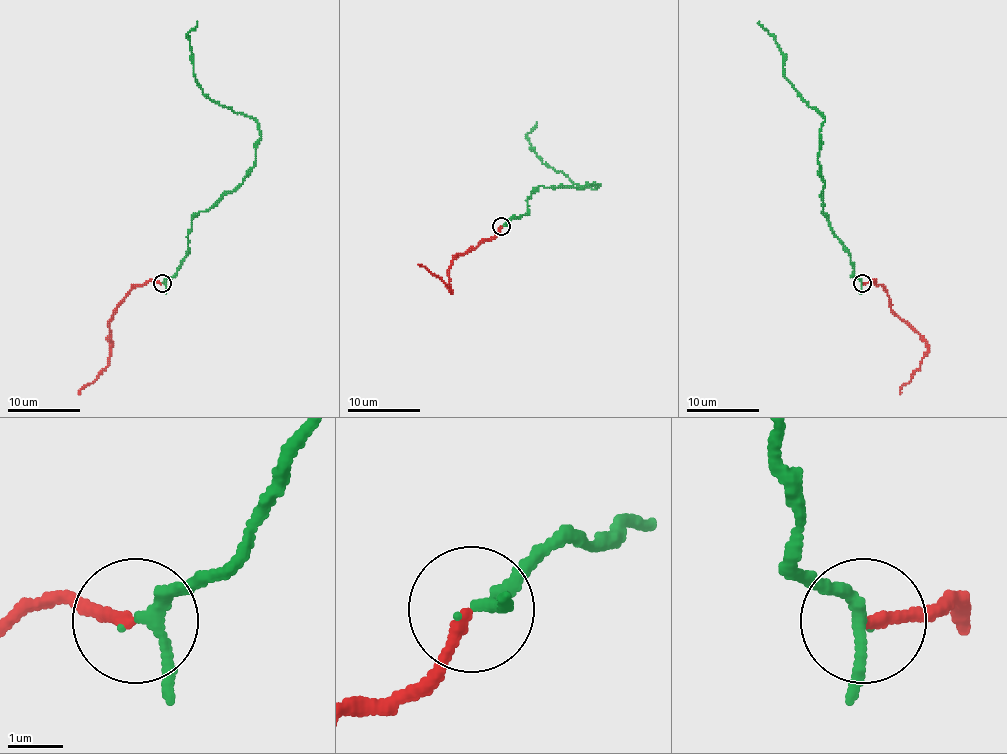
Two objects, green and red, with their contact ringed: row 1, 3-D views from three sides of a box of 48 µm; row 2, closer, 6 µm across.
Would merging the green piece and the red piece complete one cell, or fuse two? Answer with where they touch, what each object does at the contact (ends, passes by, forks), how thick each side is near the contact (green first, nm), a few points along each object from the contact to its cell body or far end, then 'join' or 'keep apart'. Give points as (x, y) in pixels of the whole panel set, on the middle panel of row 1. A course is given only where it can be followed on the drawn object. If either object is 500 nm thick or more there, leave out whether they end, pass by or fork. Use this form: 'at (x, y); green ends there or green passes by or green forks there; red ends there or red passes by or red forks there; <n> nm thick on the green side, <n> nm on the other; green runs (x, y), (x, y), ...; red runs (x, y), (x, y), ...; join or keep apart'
at (501, 226); green passes by; red ends there; 200 nm thick on the green side, 190 nm on the other; green runs (502, 226), (525, 213), (540, 186), (600, 184), (575, 184), (542, 162), (527, 134), (536, 122); red runs (502, 226), (491, 239), (463, 255), (456, 255), (449, 270), (449, 292), (447, 284), (418, 264); join

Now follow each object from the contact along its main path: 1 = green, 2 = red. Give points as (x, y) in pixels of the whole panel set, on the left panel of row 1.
1: (162, 282), (186, 255), (191, 220), (241, 184), (261, 136), (254, 120), (202, 92), (188, 34), (197, 23)
2: (162, 282), (151, 281), (138, 284), (116, 308), (109, 321), (107, 367), (78, 394)

